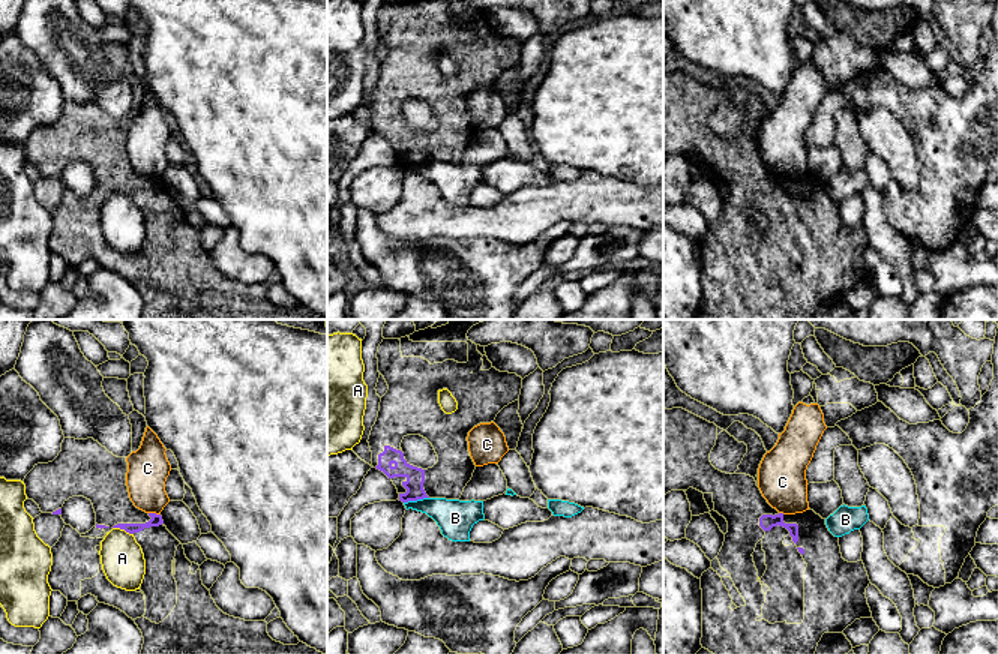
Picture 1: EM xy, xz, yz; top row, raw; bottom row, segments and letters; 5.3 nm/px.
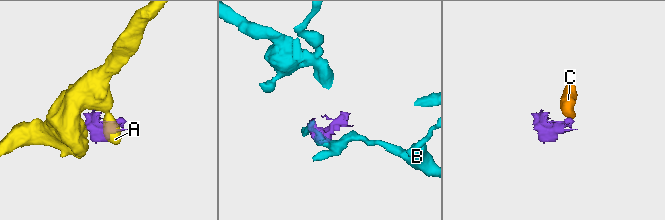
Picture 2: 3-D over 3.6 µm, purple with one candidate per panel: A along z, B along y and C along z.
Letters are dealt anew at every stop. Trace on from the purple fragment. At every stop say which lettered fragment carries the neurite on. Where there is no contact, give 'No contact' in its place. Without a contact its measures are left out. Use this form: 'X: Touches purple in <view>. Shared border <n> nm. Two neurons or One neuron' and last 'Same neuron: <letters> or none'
A: Touches purple in xy. Shared border 120 nm. Two neurons
B: Touches purple in xz. Shared border 140 nm. Two neurons
C: Touches purple in xy. Shared border 70 nm. Two neurons
Same neuron: none

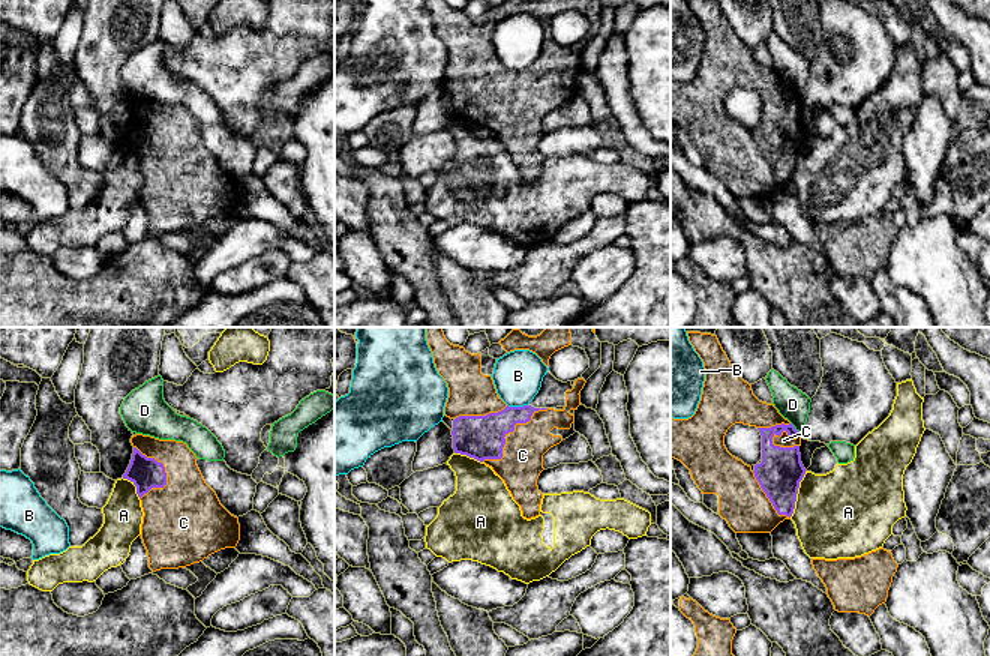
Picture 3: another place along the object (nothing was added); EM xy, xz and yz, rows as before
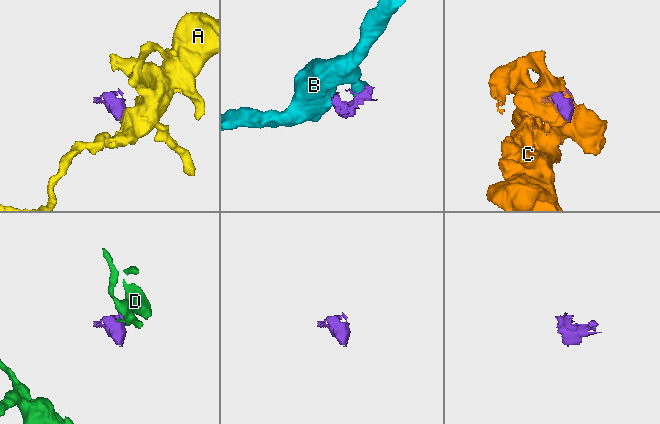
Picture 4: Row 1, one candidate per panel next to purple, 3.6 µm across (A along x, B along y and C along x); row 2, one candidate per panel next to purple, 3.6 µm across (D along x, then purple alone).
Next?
A: Touches purple in yz. Shared border 260 nm. Two neurons
B: Touches purple in xz. Shared border 110 nm. Two neurons
C: Touches purple in xz. Shared border 460 nm. One neuron
D: Touches purple in yz. Shared border 80 nm. Two neurons
Same neuron: C

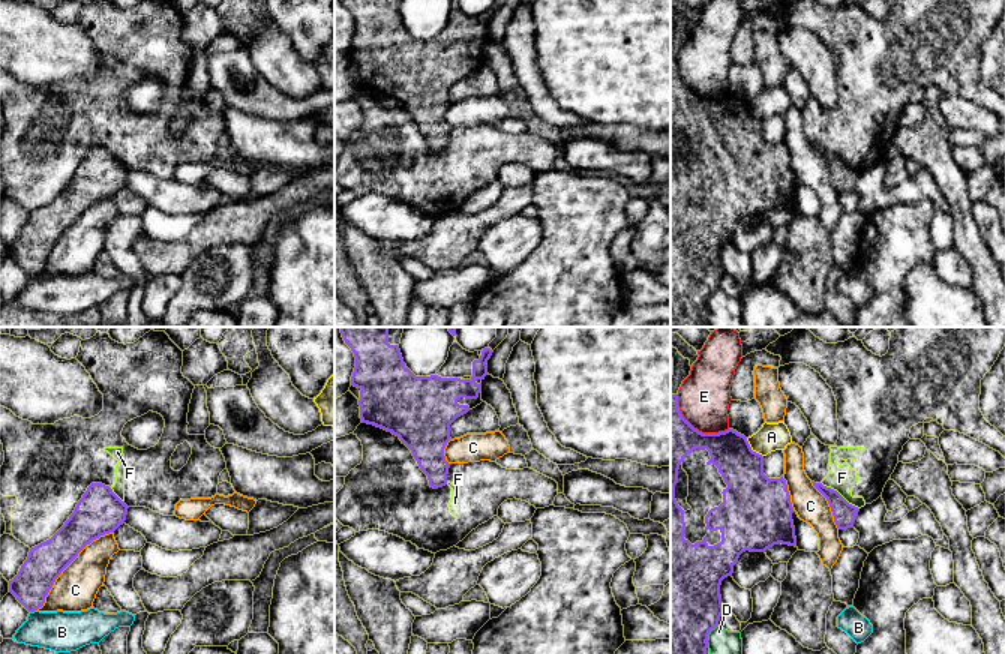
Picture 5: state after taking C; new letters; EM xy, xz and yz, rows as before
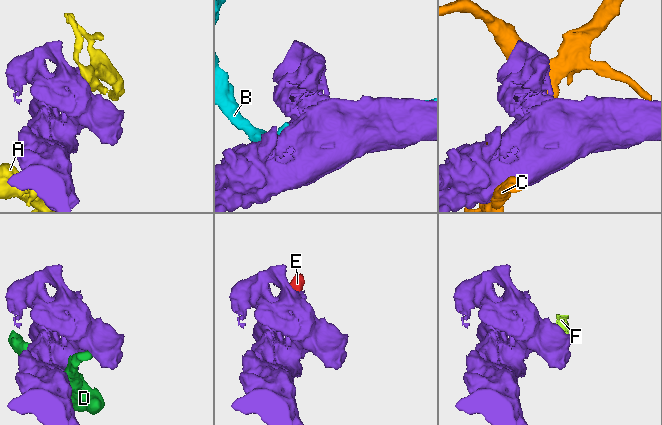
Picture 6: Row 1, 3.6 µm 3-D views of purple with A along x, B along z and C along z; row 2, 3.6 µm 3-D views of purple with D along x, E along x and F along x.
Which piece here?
A: Touches purple in yz. Shared border 140 nm. Two neurons
B: Touches purple in xy. Shared border 40 nm. Two neurons
C: Touches purple in xy. Shared border 600 nm. Two neurons
D: Touches purple in yz. Shared border 140 nm. Two neurons
E: Touches purple in yz. Shared border 340 nm. Two neurons
F: Touches purple in yz. Shared border 260 nm. Two neurons
Same neuron: none

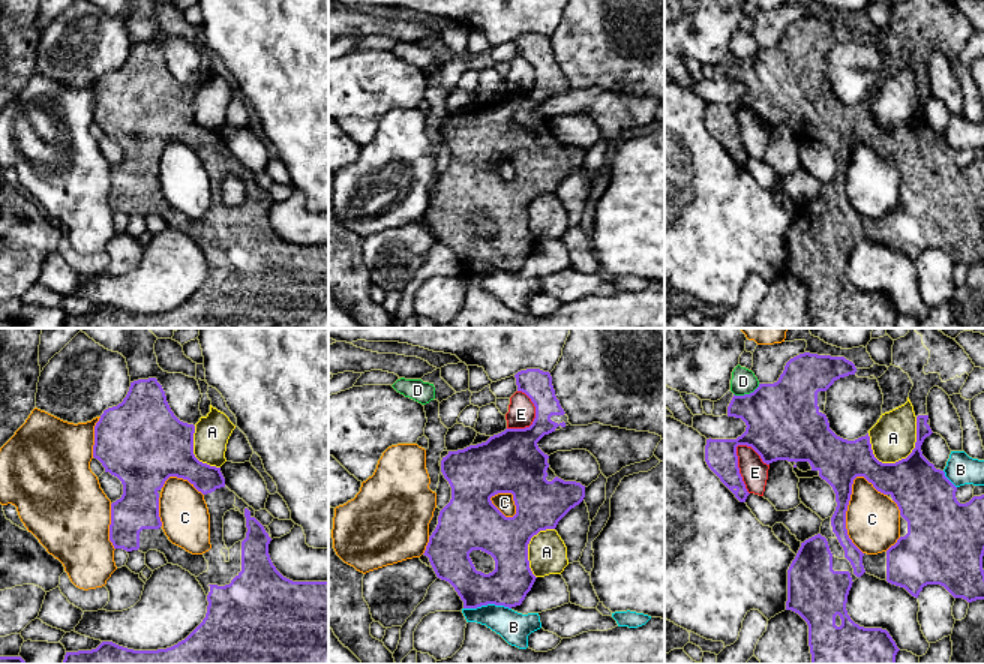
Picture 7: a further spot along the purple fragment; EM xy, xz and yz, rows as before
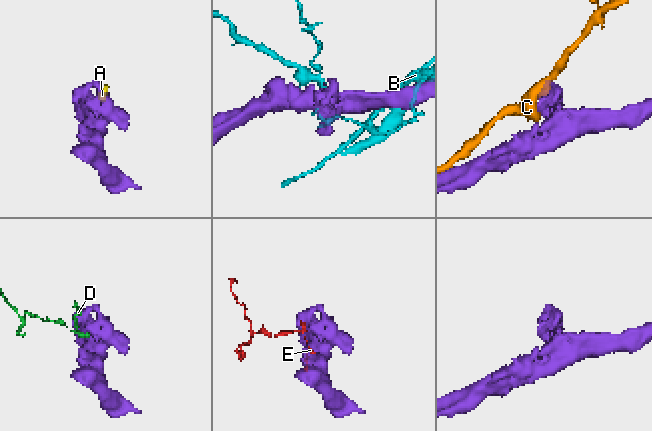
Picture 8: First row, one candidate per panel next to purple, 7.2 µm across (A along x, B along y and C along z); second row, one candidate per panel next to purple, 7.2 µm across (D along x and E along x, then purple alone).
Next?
A: Touches purple in yz. Shared border 320 nm. Two neurons
B: Touches purple in xz. Shared border 260 nm. Two neurons
C: Touches purple in yz. Shared border 420 nm. Two neurons
D: Touches purple in yz. Shared border 160 nm. Two neurons
E: Touches purple in yz. Shared border 280 nm. Two neurons
Same neuron: none

